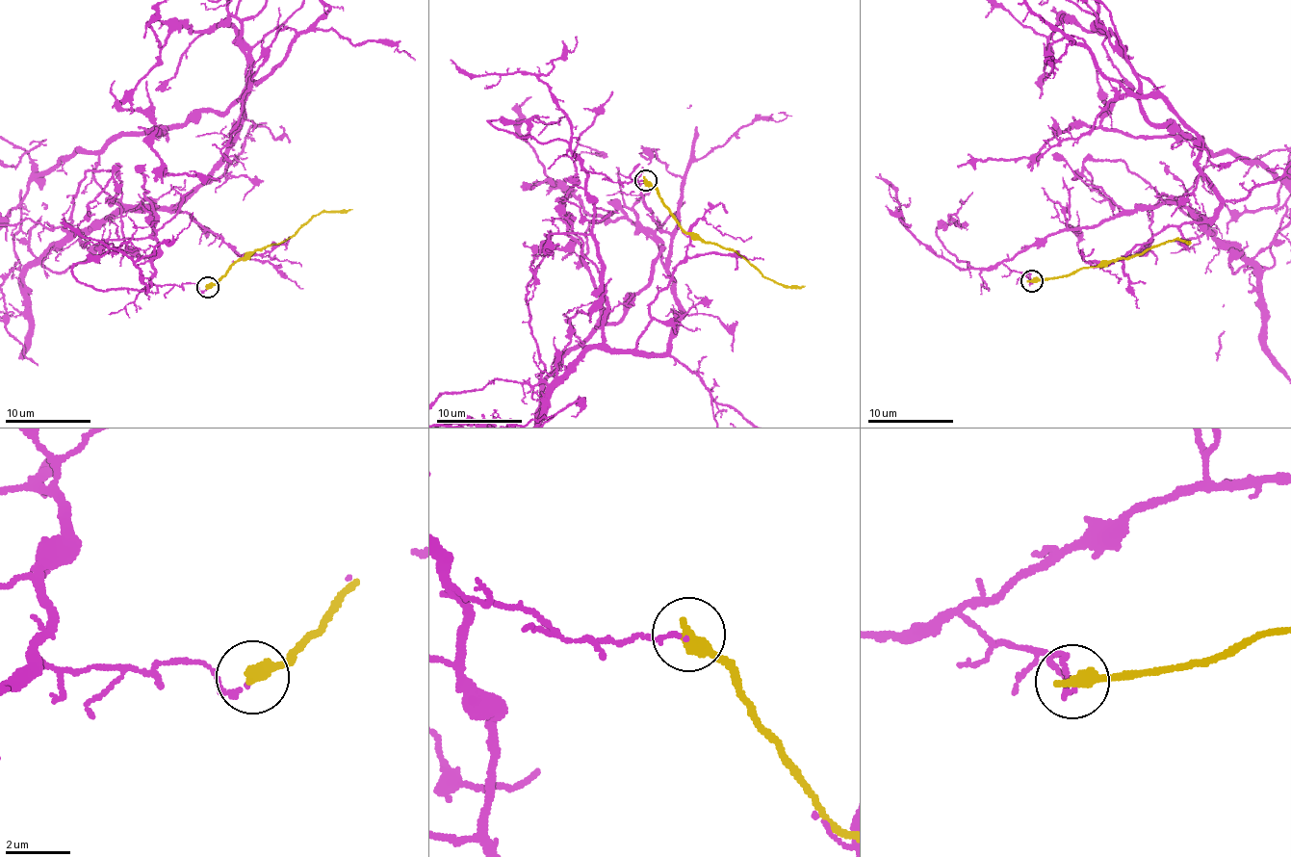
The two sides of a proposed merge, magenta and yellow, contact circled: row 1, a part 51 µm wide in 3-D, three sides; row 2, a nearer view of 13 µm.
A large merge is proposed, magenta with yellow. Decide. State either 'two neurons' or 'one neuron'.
two neurons

